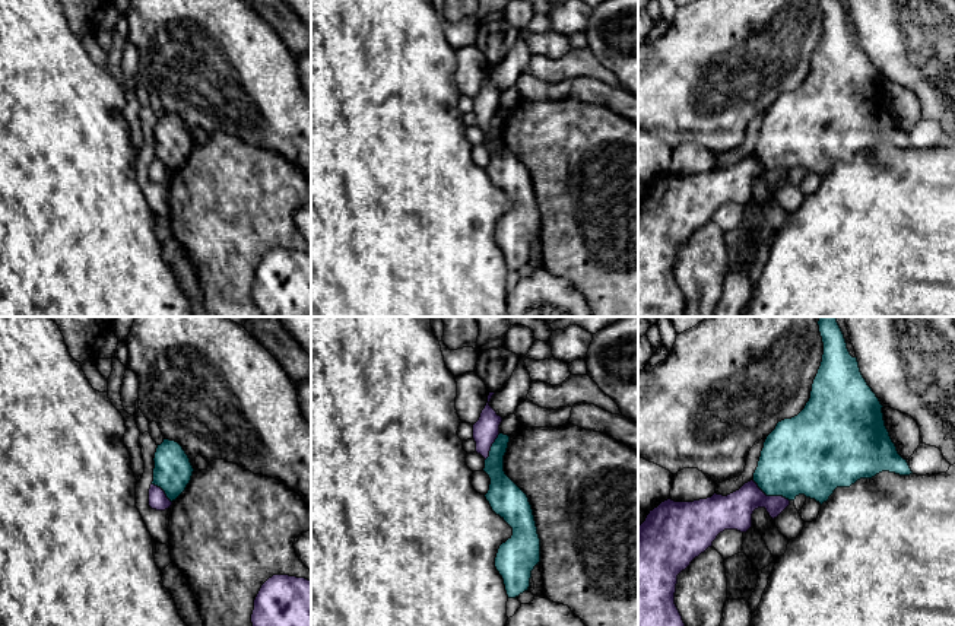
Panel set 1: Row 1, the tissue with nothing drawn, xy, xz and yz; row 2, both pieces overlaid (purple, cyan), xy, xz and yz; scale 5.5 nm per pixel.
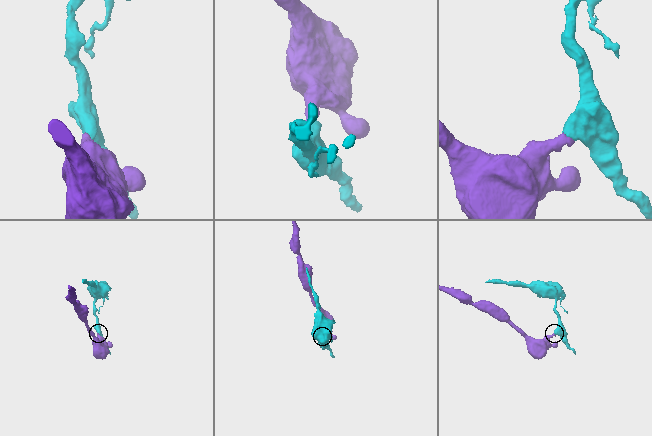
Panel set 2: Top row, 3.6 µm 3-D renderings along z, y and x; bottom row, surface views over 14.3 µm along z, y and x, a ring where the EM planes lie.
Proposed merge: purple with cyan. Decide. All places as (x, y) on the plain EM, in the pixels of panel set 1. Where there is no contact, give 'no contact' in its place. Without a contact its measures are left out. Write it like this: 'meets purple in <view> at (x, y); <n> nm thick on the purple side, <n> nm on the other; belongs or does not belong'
meets purple in yz at (771, 169); 190 nm thick on the purple side, 380 nm on the other; does not belong

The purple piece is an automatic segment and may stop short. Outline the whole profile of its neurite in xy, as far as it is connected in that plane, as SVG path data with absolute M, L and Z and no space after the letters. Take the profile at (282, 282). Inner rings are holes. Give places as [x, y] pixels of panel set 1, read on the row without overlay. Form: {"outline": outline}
{"outline": "M289 248L269 251L254 273L251 296L266 317L311 317L311 254Z"}

